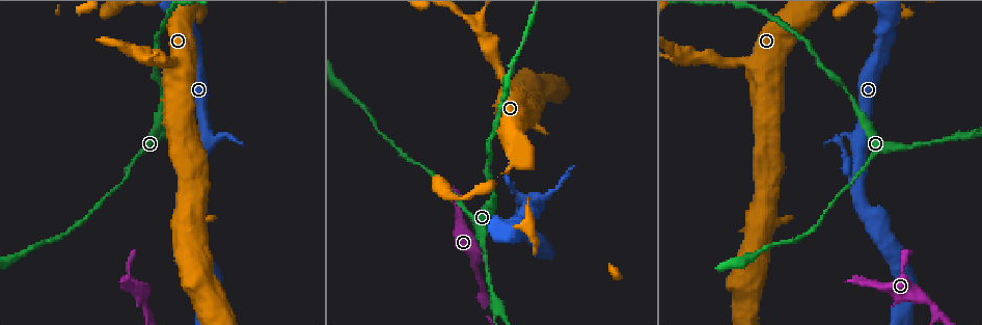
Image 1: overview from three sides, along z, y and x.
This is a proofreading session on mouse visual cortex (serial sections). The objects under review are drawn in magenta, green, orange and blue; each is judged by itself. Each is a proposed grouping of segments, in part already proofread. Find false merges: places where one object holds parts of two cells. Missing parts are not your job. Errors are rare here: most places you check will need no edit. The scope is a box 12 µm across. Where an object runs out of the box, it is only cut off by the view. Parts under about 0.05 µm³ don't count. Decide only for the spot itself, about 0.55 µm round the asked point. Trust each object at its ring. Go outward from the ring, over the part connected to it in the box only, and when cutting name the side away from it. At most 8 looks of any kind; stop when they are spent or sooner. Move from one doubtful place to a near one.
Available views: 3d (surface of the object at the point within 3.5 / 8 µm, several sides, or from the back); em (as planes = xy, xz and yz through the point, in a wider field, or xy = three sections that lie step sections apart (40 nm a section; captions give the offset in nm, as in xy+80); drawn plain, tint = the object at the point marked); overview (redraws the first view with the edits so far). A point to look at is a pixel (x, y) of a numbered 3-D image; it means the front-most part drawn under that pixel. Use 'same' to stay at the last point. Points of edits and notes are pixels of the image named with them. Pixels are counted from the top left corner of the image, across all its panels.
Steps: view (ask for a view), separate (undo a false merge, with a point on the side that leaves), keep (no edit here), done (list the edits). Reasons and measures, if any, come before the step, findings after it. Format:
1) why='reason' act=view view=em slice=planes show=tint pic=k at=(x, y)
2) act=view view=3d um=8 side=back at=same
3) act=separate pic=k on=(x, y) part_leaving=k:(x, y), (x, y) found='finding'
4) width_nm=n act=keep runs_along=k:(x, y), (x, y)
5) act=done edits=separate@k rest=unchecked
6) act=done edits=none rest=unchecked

act=view view=3d um=8 pic=1 at=(938, 312)

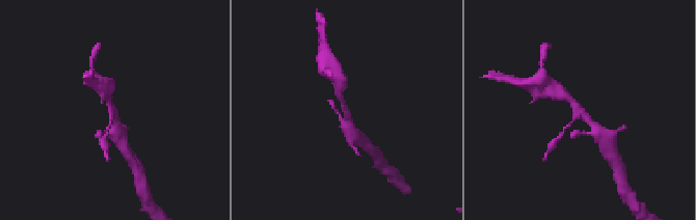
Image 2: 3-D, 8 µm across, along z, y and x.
act=view view=3d um=3.5 pic=2 at=(576, 106)

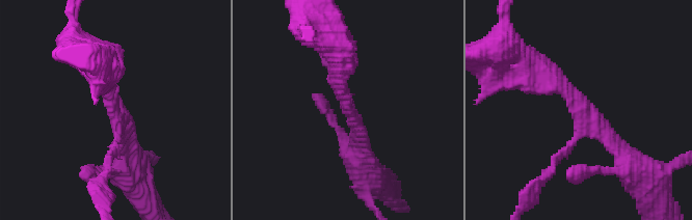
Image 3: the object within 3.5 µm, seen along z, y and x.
arms=3 arm_widths_nm=100,200,300 act=view view=em slice=xy step=3 show=tint pic=3 at=(118, 113)

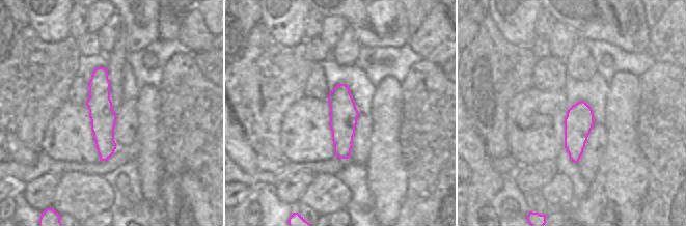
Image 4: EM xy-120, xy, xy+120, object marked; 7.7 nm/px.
act=keep found='one cell here'

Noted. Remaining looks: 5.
why='side arm on a straight run' act=view view=3d um=3.5 pic=1 at=(500, 312)

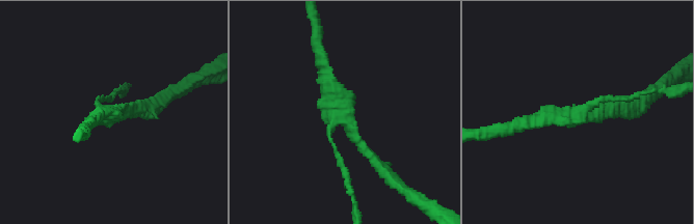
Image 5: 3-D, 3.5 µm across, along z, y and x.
why='need the tissue' act=view view=em slice=xy step=2 show=tint pic=5 at=(107, 114)

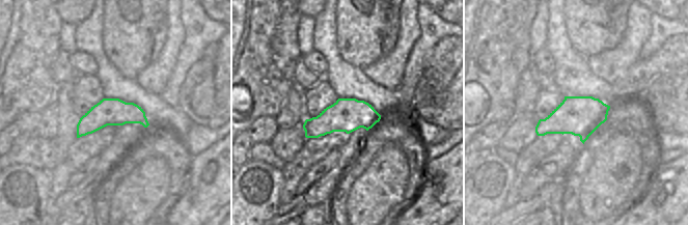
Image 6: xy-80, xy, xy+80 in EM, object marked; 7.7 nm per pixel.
act=keep runs_along=5:(318, 54), (350, 136), (382, 163) found='one cell here'

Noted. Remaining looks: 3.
why='side arm on a straight run' act=view view=3d um=8 side=back pic=1 at=(858, 177)

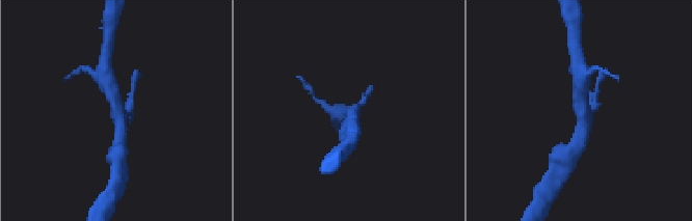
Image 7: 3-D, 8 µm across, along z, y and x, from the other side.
arms=3 arm_widths_nm=200,400,450 act=view view=em slice=xy step=2 show=tint pic=7 at=(118, 114)

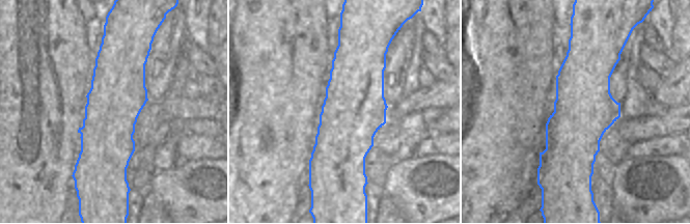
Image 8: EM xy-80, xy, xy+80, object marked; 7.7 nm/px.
act=separate pic=7 on=(596, 90) part_leaving=7:(590, 110), (603, 76) found='a second cell is stuck on'

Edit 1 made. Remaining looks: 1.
act=done edits=separate@7 rest=unchecked

